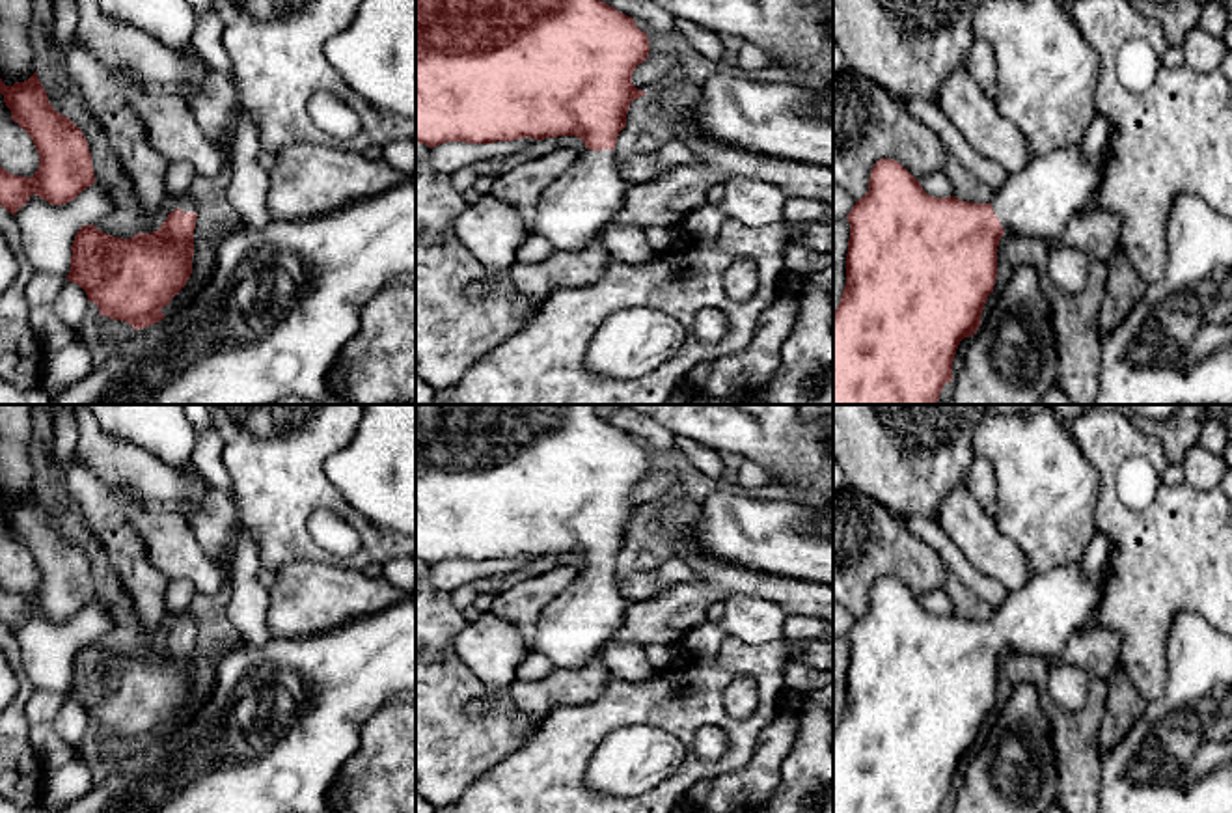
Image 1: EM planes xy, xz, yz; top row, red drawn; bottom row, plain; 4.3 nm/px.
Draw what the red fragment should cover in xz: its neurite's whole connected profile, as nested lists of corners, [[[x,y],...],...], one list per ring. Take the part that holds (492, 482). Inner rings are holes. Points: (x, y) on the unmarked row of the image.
[[[416,405],[416,559],[431,567],[445,559],[494,561],[520,556],[578,554],[585,567],[578,578],[542,612],[533,630],[529,649],[548,656],[554,669],[580,668],[600,655],[600,651],[623,628],[632,604],[619,593],[619,578],[613,571],[619,550],[626,544],[626,531],[634,517],[647,509],[632,502],[634,487],[649,475],[649,455],[636,444],[636,438],[609,421],[602,420],[595,405]]]

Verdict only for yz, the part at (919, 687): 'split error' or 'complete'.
split error

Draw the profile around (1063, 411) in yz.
[[[1053,405],[1055,416],[1061,420],[1074,420],[1092,410],[1120,412],[1137,431],[1144,434],[1154,433],[1148,420],[1129,412],[1126,405]]]

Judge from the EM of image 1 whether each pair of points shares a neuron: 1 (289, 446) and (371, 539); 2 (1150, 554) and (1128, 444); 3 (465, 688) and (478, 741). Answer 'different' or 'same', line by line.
1: same
2: same
3: same

